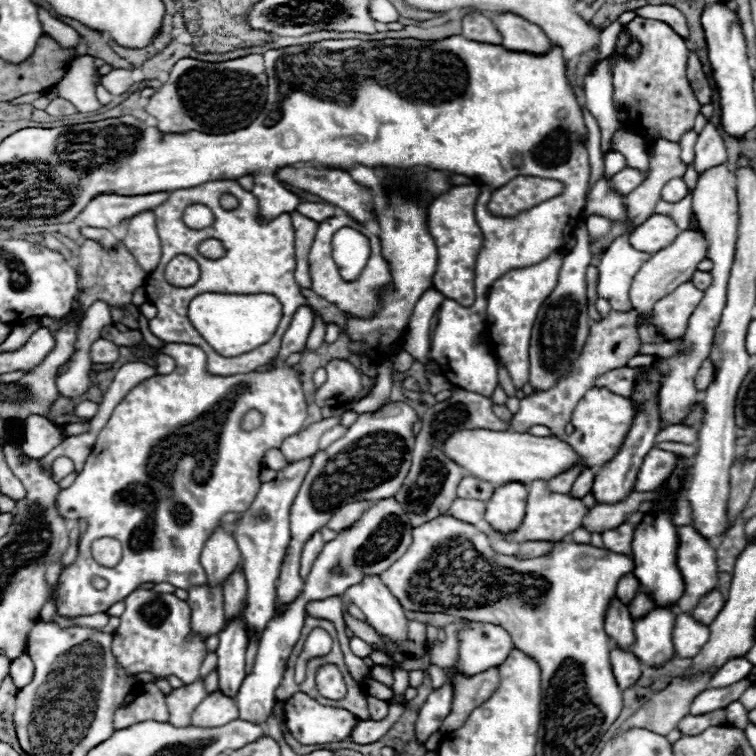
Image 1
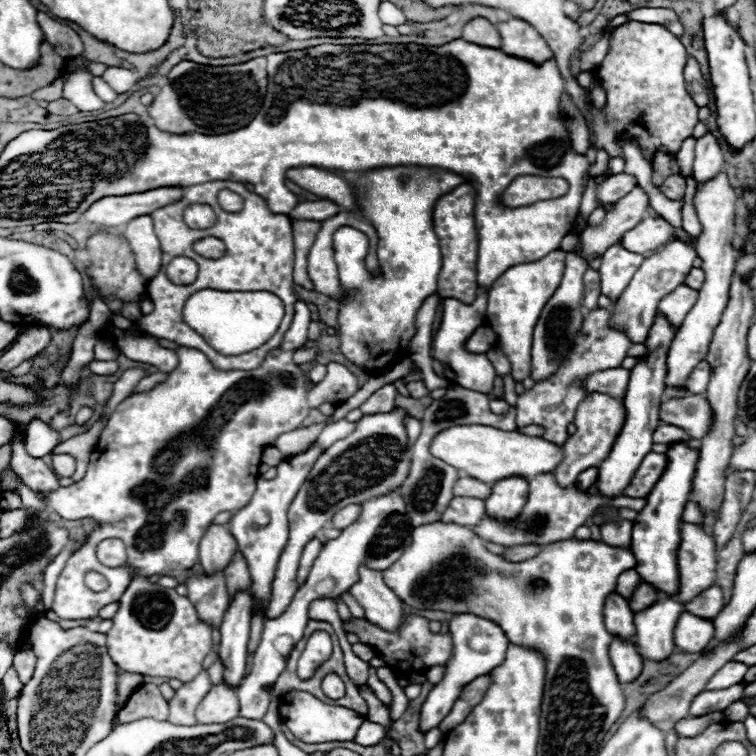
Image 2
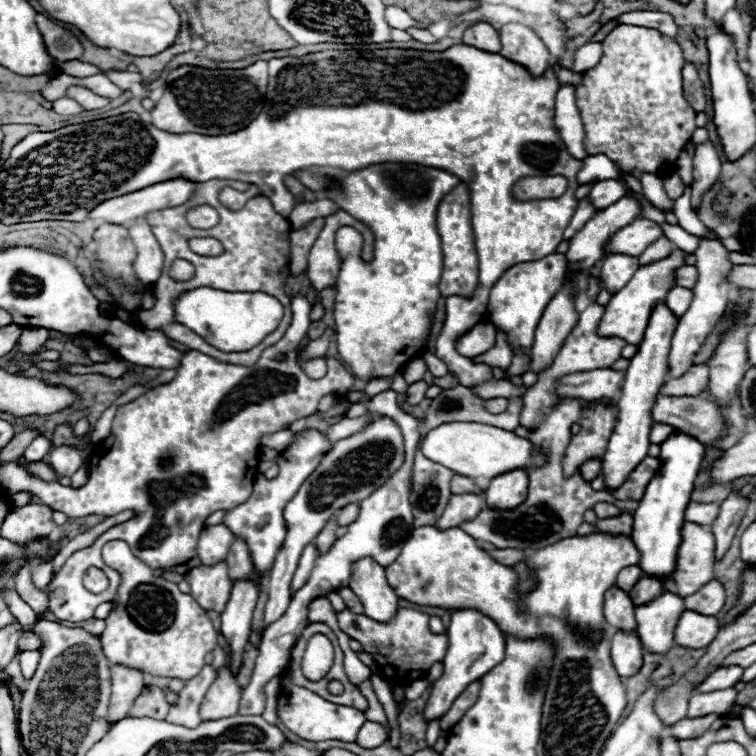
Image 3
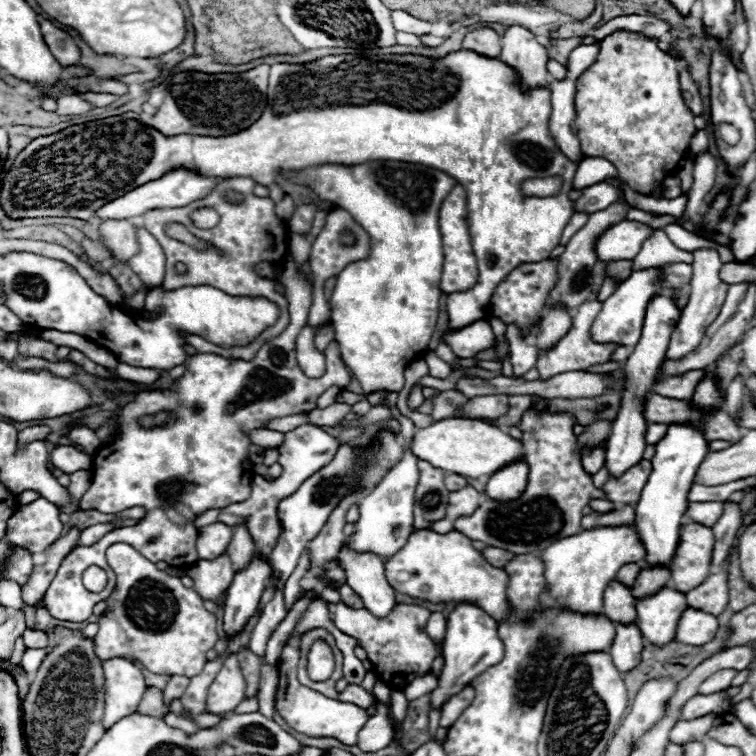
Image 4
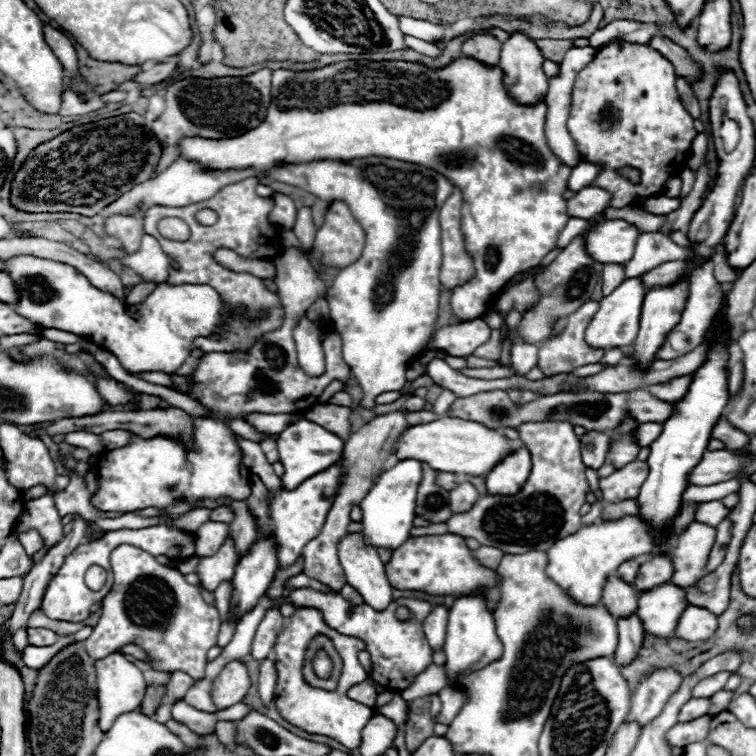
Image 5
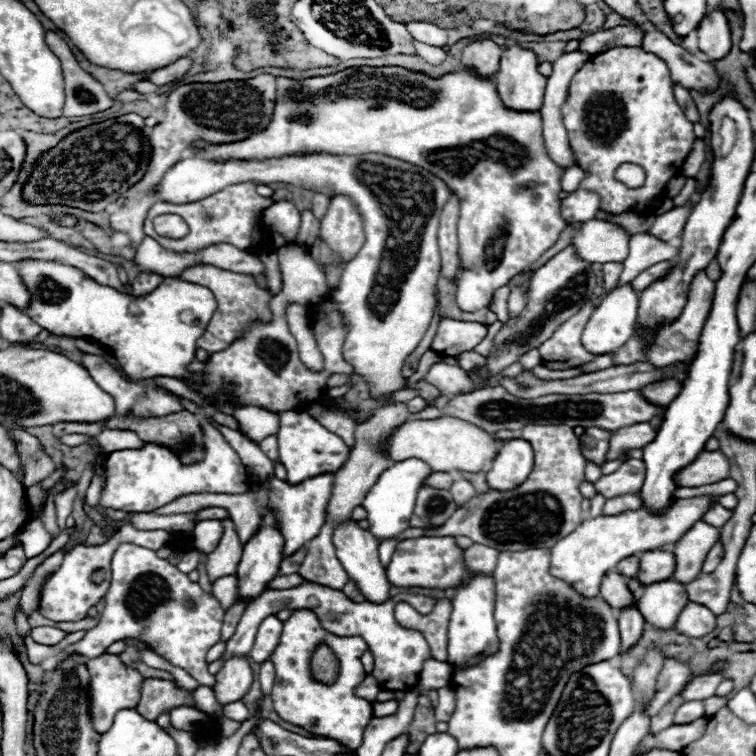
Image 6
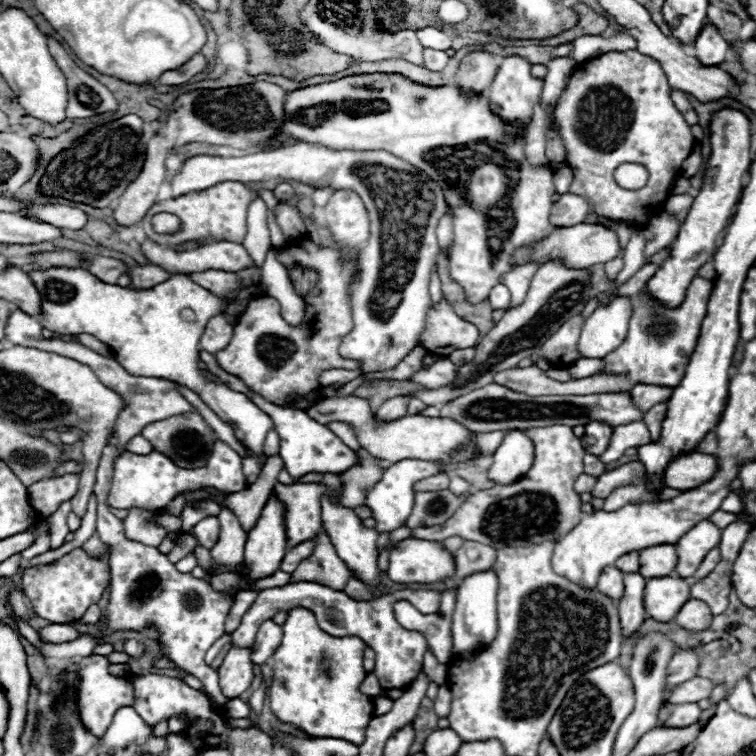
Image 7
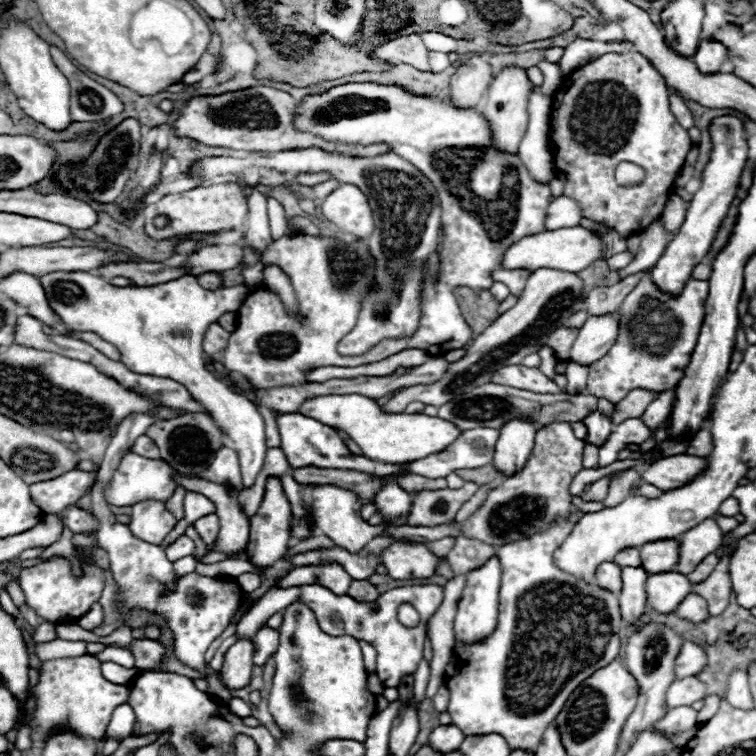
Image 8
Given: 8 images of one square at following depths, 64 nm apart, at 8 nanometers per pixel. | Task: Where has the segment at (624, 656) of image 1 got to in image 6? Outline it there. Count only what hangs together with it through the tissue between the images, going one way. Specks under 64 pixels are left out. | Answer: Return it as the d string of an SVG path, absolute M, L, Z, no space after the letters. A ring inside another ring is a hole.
M626 608L620 612L618 618L618 626L620 626L620 640L622 640L622 650L630 650L642 636L644 630L644 618L640 616L638 608Z

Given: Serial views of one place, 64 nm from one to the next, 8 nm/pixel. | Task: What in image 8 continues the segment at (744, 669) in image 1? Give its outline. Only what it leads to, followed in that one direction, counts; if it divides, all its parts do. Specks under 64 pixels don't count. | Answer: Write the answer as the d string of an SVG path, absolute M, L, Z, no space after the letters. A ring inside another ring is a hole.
M684 678L684 680L674 680L666 692L666 706L668 708L676 708L676 706L684 706L684 704L694 704L696 700L706 698L706 684L696 678Z

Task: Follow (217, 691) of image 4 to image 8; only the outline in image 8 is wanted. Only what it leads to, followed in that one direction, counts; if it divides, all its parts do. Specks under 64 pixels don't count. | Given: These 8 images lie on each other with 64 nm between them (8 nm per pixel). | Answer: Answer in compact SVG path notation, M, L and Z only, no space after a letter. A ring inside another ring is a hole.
M238 640L230 650L226 652L224 666L220 670L222 684L232 690L240 690L248 686L252 678L252 654L254 654L254 644L246 640Z

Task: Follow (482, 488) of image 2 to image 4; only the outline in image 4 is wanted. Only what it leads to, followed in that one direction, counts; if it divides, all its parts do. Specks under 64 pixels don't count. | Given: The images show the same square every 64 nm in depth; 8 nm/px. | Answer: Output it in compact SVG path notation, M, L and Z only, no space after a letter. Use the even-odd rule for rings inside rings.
M448 474L446 476L446 488L450 492L456 492L456 490L460 490L464 486L468 486L468 480L464 476L460 476L460 474Z

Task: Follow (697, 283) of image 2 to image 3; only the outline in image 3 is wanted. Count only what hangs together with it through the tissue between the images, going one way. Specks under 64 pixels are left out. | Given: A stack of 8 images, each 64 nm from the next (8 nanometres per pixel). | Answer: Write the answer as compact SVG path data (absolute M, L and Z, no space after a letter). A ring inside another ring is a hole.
M682 266L676 272L676 286L684 286L684 288L694 288L698 282L698 270L696 266Z

